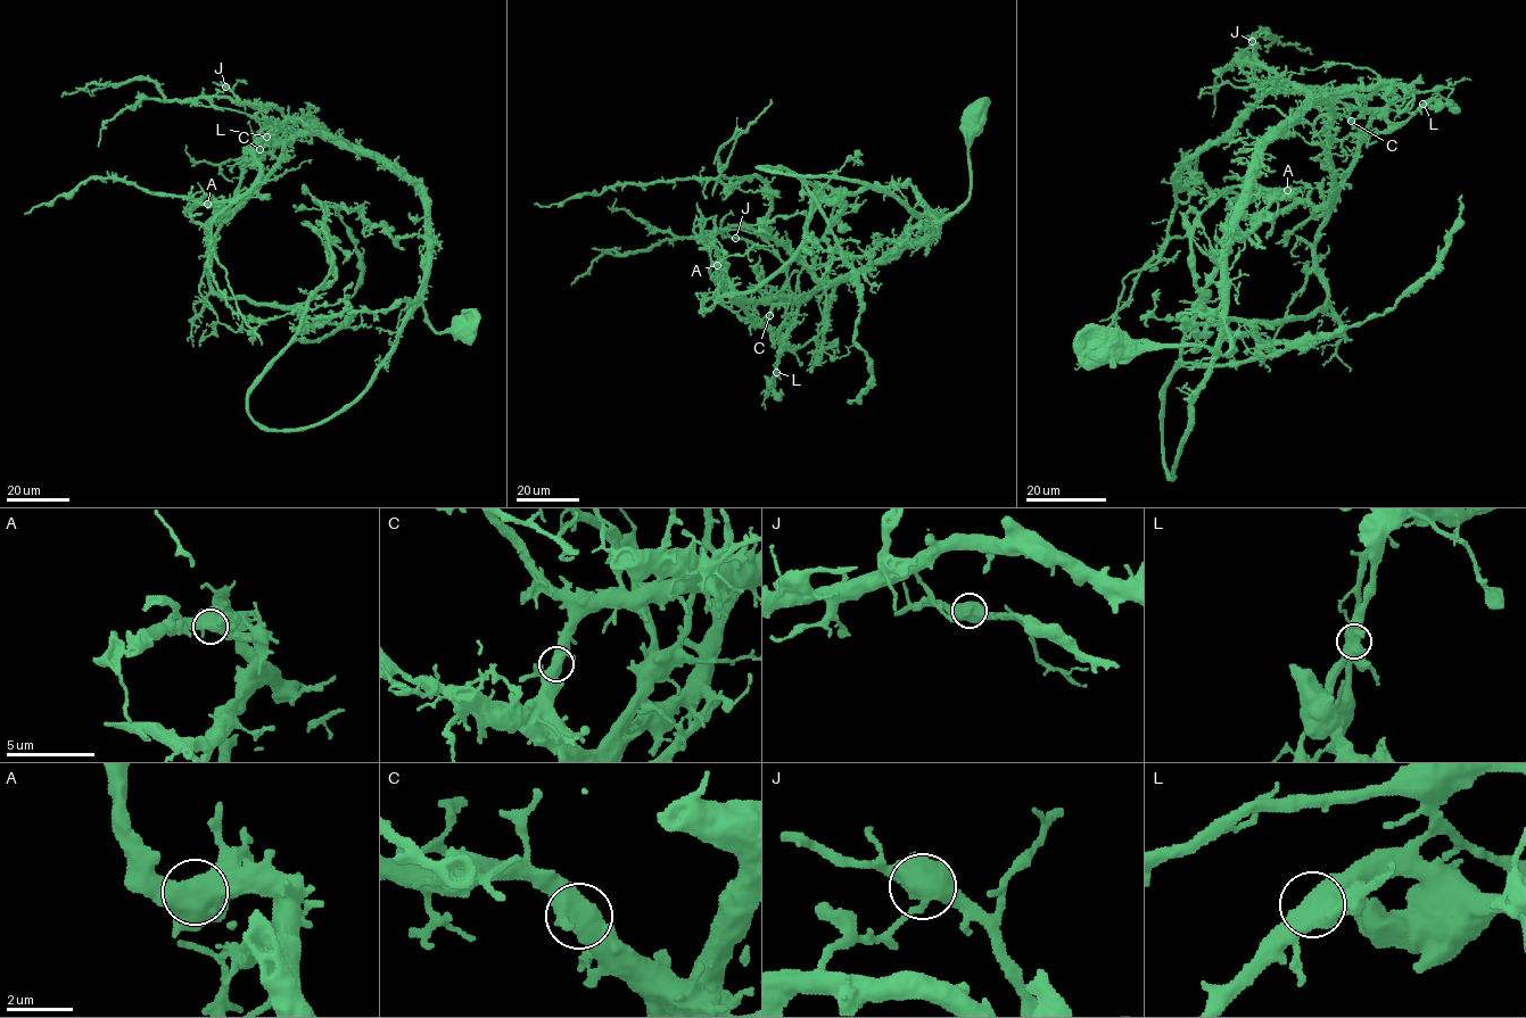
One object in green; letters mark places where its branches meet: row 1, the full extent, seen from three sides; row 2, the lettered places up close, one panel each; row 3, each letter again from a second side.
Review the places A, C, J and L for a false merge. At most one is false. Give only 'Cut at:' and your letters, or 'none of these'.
Cut at: J

